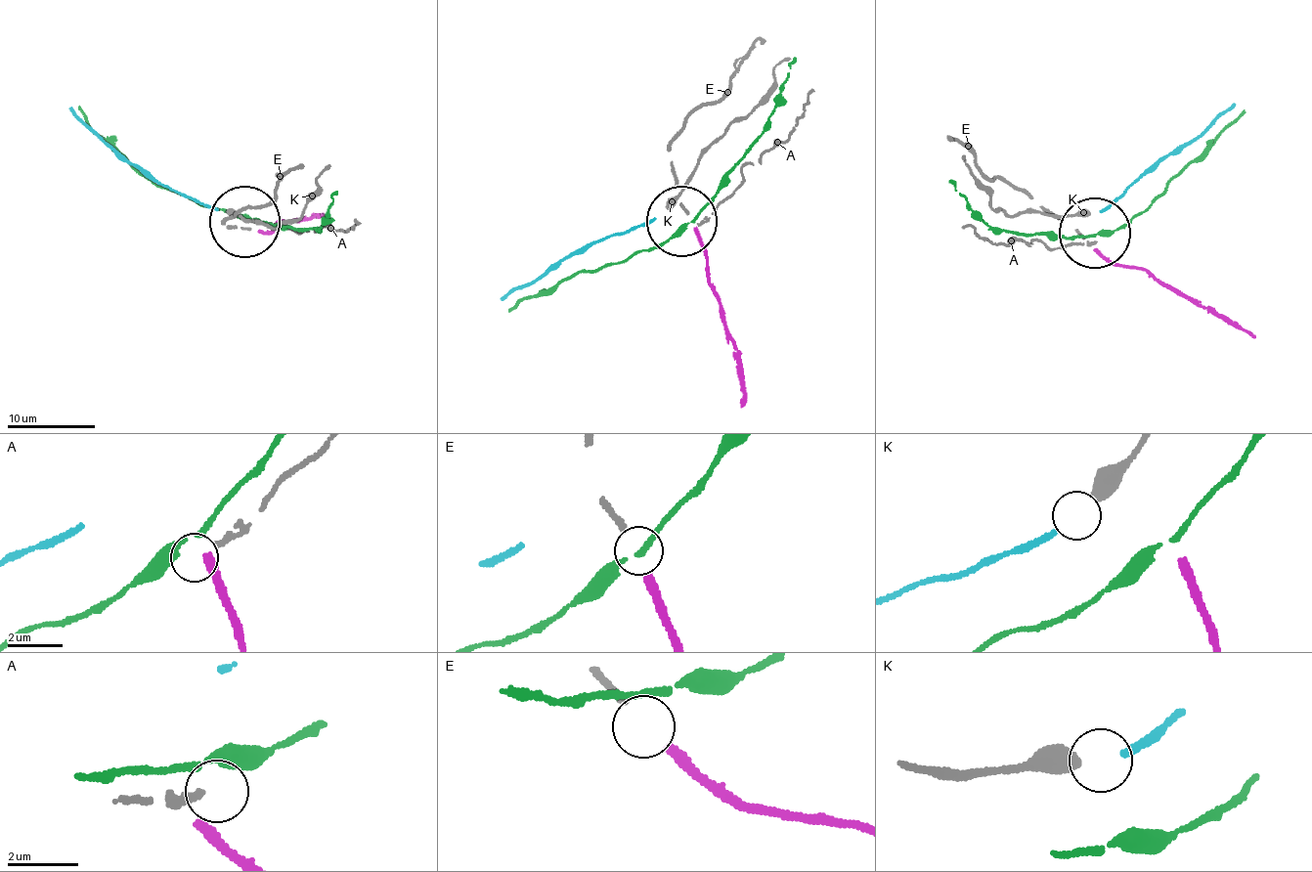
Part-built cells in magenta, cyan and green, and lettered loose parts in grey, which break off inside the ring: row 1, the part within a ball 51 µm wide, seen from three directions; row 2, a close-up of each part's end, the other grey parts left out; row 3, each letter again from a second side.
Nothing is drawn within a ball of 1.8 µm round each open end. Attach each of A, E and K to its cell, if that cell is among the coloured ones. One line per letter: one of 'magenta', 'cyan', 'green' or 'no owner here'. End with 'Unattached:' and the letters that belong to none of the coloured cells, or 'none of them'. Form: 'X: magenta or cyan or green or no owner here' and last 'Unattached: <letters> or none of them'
A: no owner here
E: magenta
K: cyan
Unattached: A

